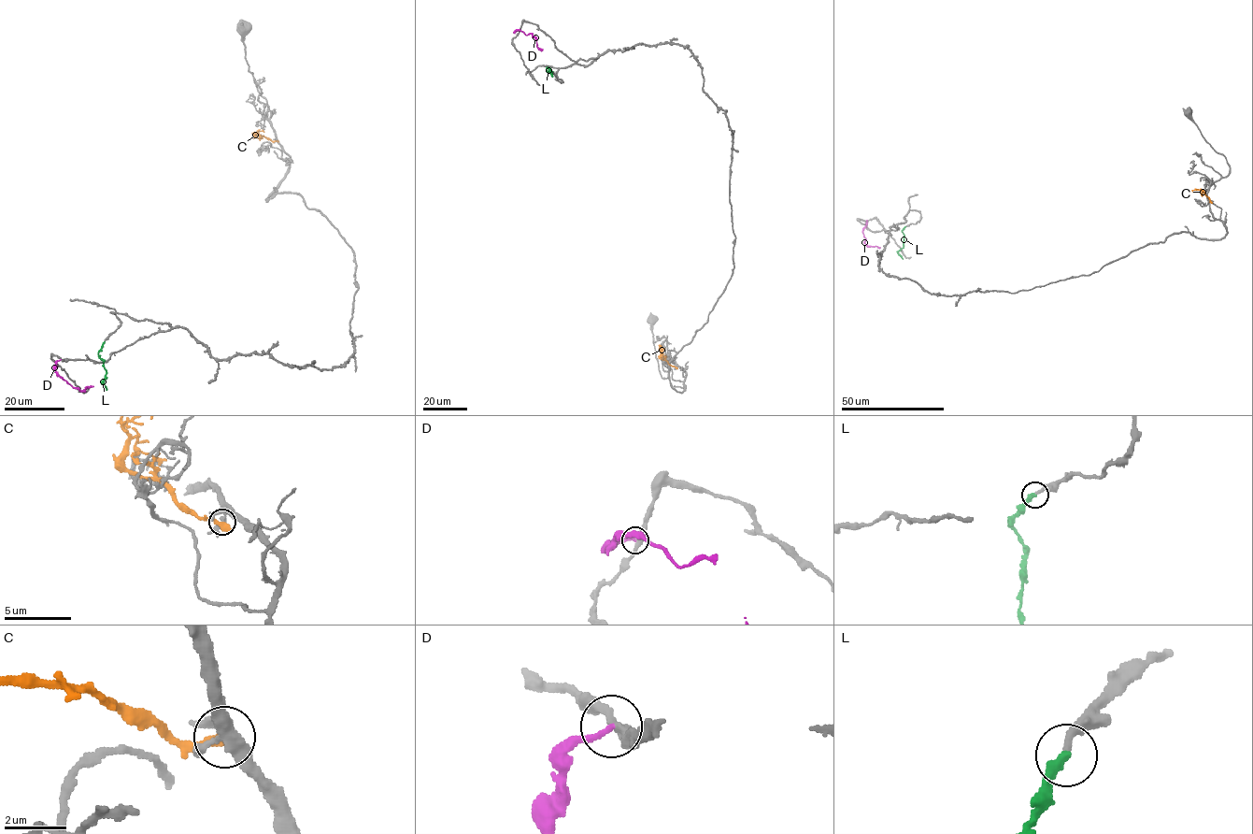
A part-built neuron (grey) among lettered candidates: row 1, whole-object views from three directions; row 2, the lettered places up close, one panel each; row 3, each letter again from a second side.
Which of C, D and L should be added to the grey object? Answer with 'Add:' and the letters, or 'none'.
Add: L

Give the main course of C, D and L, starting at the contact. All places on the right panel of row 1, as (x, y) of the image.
C: (1211, 202), (1203, 192), (1191, 191)
D: (866, 220), (863, 229), (864, 242), (879, 248)
L: (905, 226), (902, 231), (904, 247), (898, 251), (903, 259)

